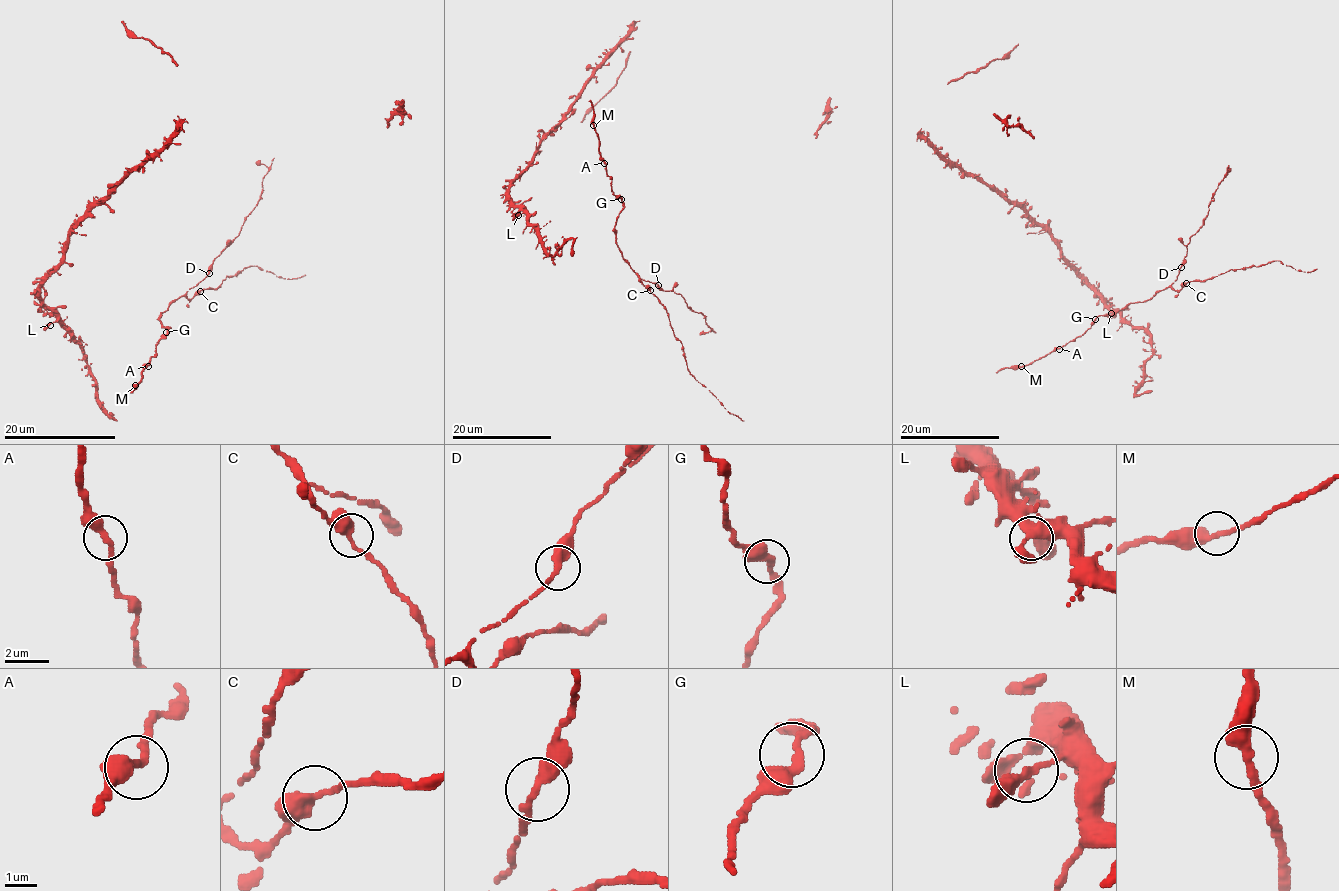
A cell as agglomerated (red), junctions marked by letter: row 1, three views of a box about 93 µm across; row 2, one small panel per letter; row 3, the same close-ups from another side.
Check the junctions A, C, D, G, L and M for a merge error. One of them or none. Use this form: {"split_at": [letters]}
{"split_at": []}

